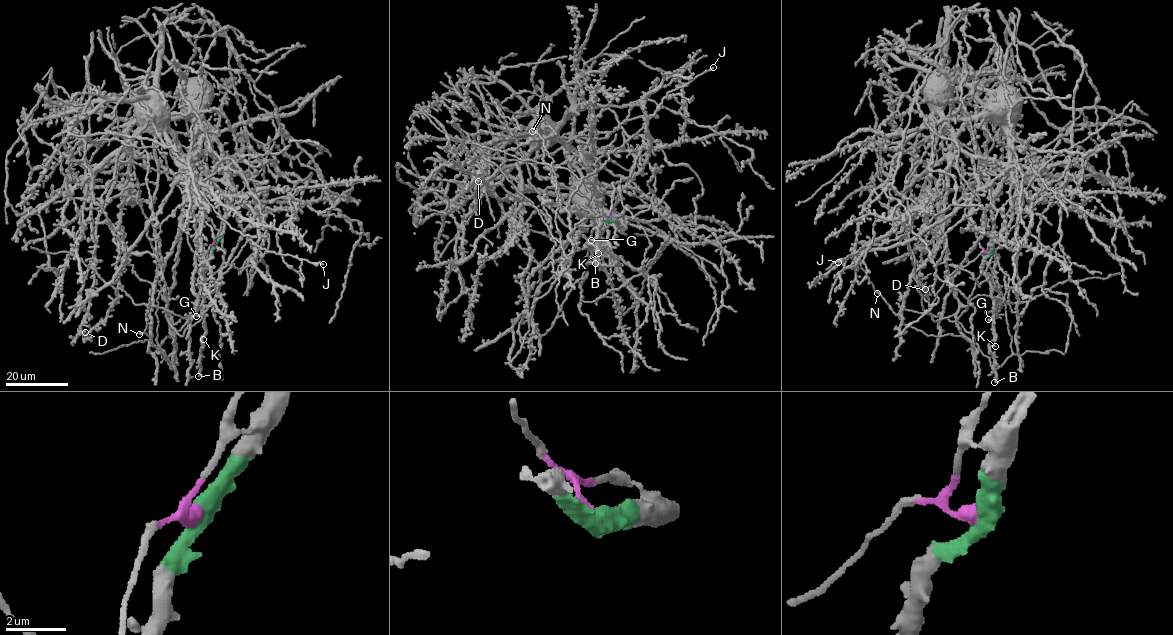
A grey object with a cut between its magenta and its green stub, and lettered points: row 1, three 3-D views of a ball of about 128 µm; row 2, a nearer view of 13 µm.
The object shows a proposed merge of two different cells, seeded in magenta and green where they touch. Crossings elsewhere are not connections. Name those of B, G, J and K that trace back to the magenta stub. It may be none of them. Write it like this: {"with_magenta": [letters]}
{"with_magenta": ["J"]}

